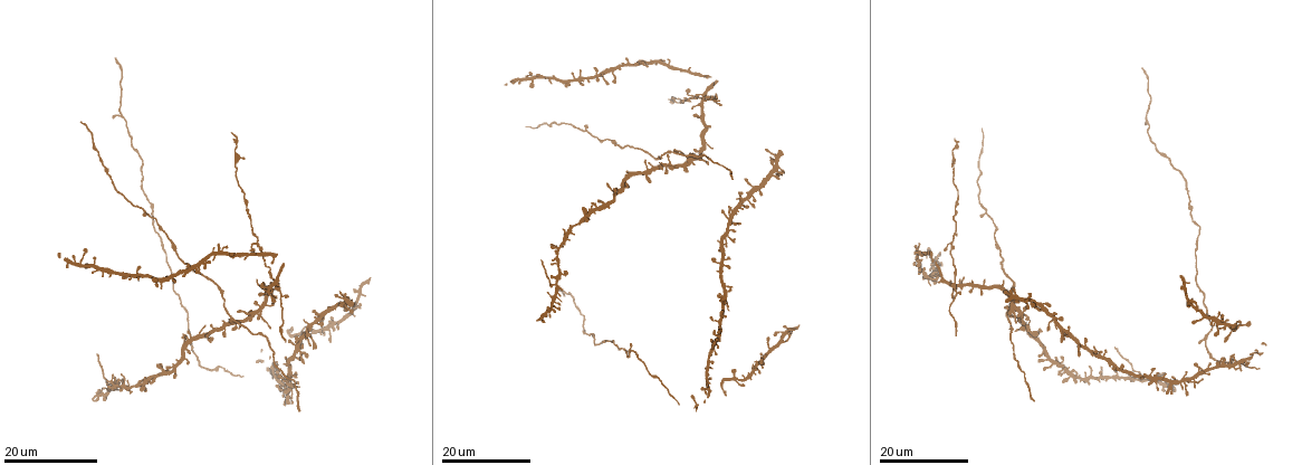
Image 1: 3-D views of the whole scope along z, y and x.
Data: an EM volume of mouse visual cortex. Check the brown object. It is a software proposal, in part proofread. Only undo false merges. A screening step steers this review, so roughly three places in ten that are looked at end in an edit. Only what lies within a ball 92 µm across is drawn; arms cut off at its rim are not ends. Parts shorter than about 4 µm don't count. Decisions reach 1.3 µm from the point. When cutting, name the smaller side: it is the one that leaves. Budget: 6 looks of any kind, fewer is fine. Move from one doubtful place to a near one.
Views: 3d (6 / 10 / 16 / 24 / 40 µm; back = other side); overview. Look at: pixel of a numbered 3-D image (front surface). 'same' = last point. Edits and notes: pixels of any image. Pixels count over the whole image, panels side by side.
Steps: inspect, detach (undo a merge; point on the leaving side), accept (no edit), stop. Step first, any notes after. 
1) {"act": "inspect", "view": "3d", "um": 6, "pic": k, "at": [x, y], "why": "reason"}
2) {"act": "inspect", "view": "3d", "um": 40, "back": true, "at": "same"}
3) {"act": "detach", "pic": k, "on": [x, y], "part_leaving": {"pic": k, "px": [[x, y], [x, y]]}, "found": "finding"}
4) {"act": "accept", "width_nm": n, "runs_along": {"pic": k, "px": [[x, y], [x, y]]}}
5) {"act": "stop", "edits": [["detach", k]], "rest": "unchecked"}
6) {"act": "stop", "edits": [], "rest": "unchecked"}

{"act": "inspect", "view": "3d", "um": 16, "pic": 1, "at": [1144, 118], "why": "three arms meet"}

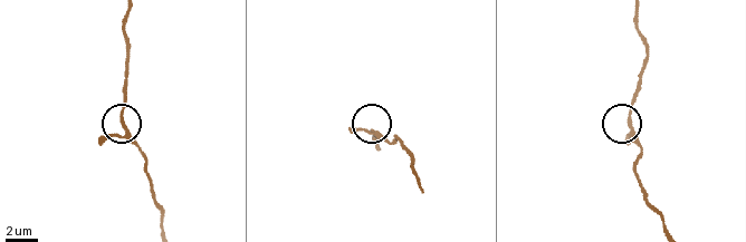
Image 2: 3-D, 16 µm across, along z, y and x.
{"act": "inspect", "view": "3d", "um": 6, "pic": 2, "at": [124, 125]}

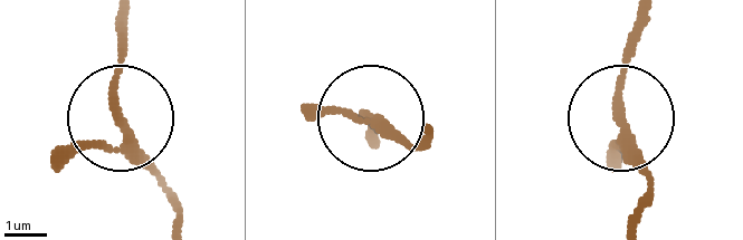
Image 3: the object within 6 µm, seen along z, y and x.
{"act": "accept", "arms": 3, "runs_along": {"pic": 3, "px": [[177, 223], [113, 85], [123, 20]]}, "found": "all the same cell"}

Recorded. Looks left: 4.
{"act": "inspect", "view": "3d", "um": 24, "pic": 1, "at": [557, 284], "why": "three arms meet"}

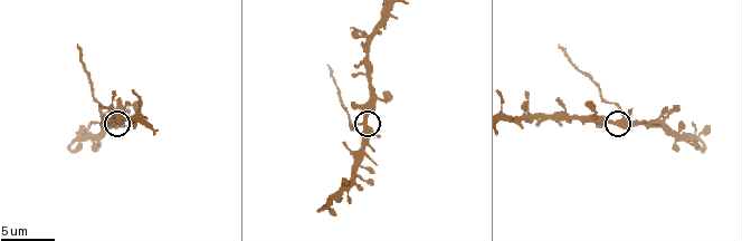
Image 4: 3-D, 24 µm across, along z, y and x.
{"act": "inspect", "view": "3d", "um": 6, "pic": 4, "at": [618, 125], "why": "zoom in"}

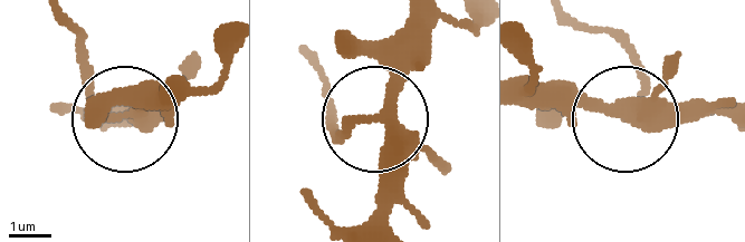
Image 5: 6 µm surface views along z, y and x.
{"act": "detach", "pic": 5, "on": [82, 61], "arms": 3, "found": "two cells meet here"}

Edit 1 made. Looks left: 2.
{"act": "stop", "edits": [["detach", 5]], "rest": "unchecked"}

